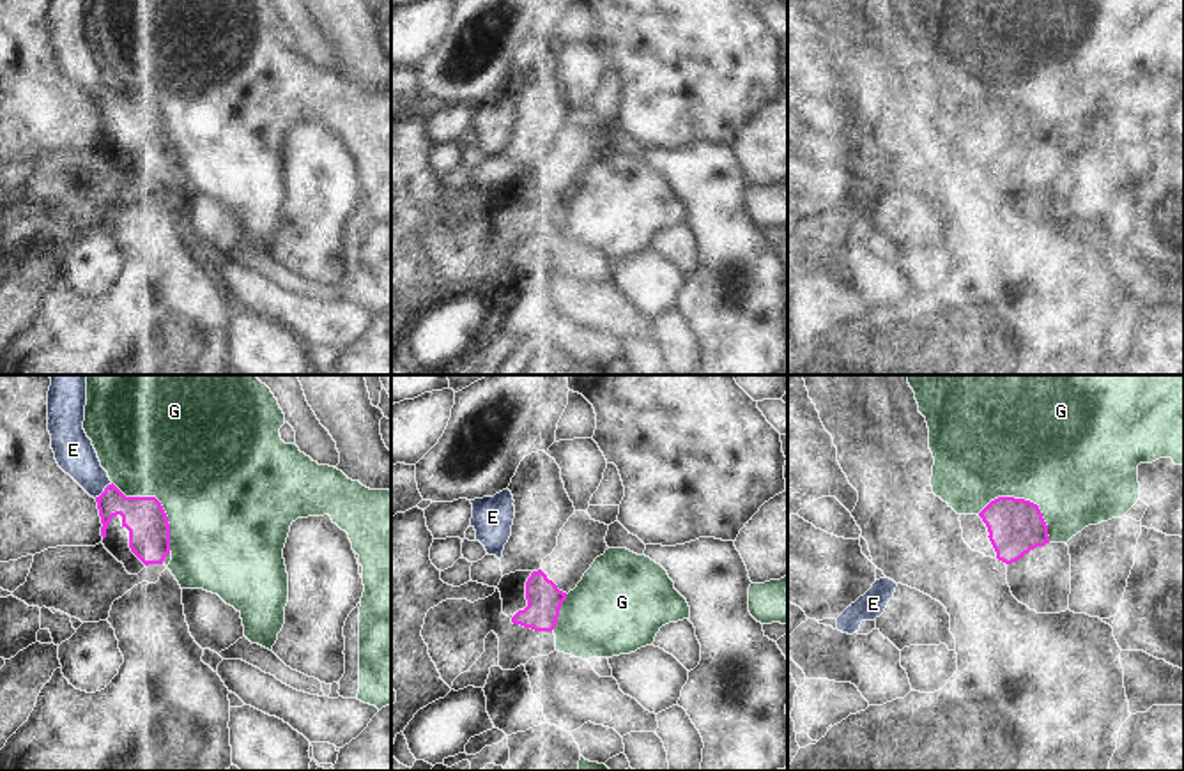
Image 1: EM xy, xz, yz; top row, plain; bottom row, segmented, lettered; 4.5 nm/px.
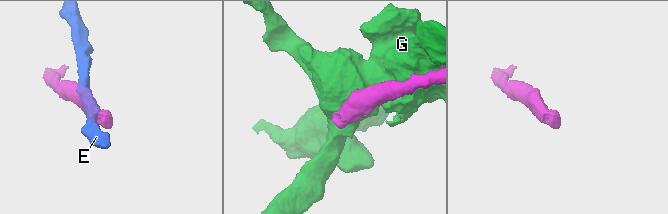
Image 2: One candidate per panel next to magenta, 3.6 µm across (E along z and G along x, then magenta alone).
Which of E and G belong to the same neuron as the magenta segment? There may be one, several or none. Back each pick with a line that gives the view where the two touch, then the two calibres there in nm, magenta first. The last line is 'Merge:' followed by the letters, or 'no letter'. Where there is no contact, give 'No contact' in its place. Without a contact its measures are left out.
Merge: no letter

